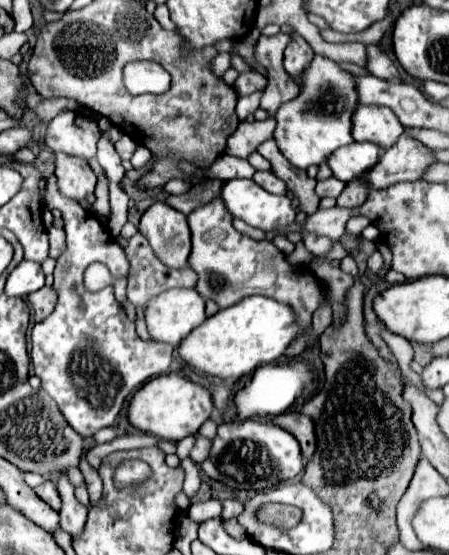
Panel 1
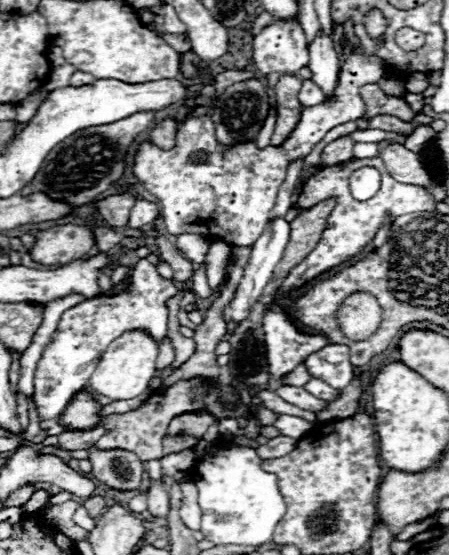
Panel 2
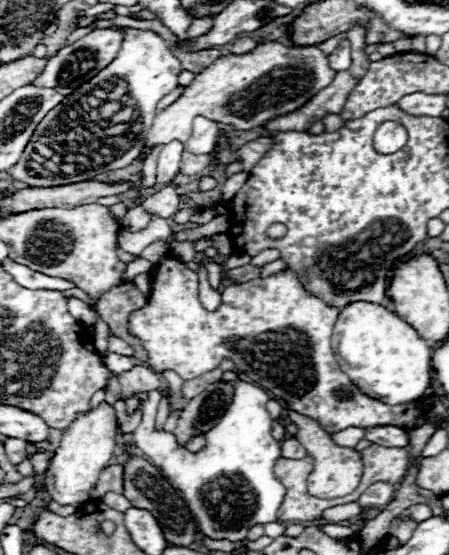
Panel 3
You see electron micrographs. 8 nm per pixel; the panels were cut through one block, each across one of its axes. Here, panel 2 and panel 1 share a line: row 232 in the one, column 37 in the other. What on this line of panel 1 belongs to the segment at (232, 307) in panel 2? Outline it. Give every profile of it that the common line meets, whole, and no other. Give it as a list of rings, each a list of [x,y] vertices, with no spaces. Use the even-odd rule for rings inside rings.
[[[22,260],[8,276],[6,294],[26,298],[30,292],[36,292],[44,286],[44,272],[38,262]]]

